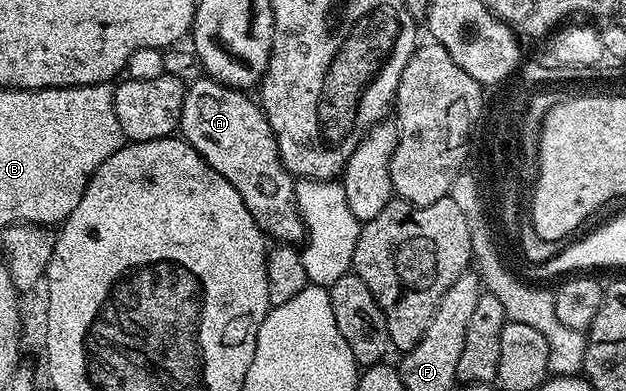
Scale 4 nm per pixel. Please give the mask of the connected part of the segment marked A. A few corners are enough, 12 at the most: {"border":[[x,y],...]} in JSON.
{"border":[[200,76],[179,129],[268,238],[305,234],[258,100]]}

